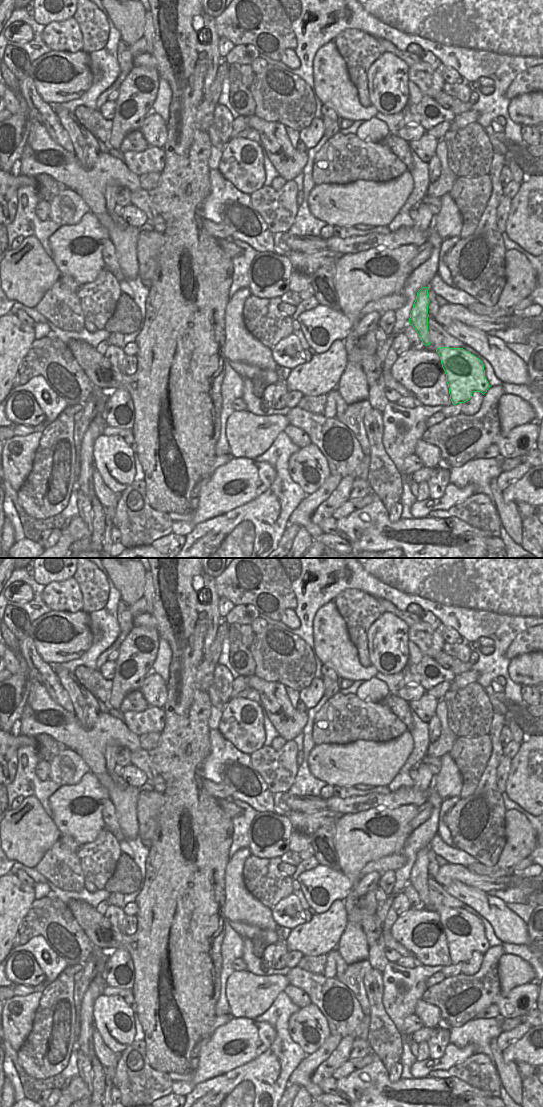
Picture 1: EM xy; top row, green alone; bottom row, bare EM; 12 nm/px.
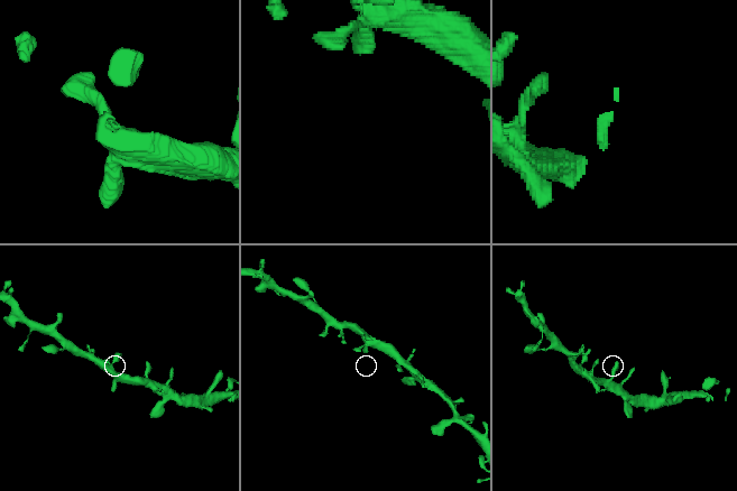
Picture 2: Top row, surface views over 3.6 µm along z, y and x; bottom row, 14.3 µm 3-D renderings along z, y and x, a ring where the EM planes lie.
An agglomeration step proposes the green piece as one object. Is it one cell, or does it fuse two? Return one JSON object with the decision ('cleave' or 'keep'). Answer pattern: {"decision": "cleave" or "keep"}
{"decision": "keep"}

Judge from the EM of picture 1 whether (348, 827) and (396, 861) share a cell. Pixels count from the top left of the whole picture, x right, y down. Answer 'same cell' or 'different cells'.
different cells

